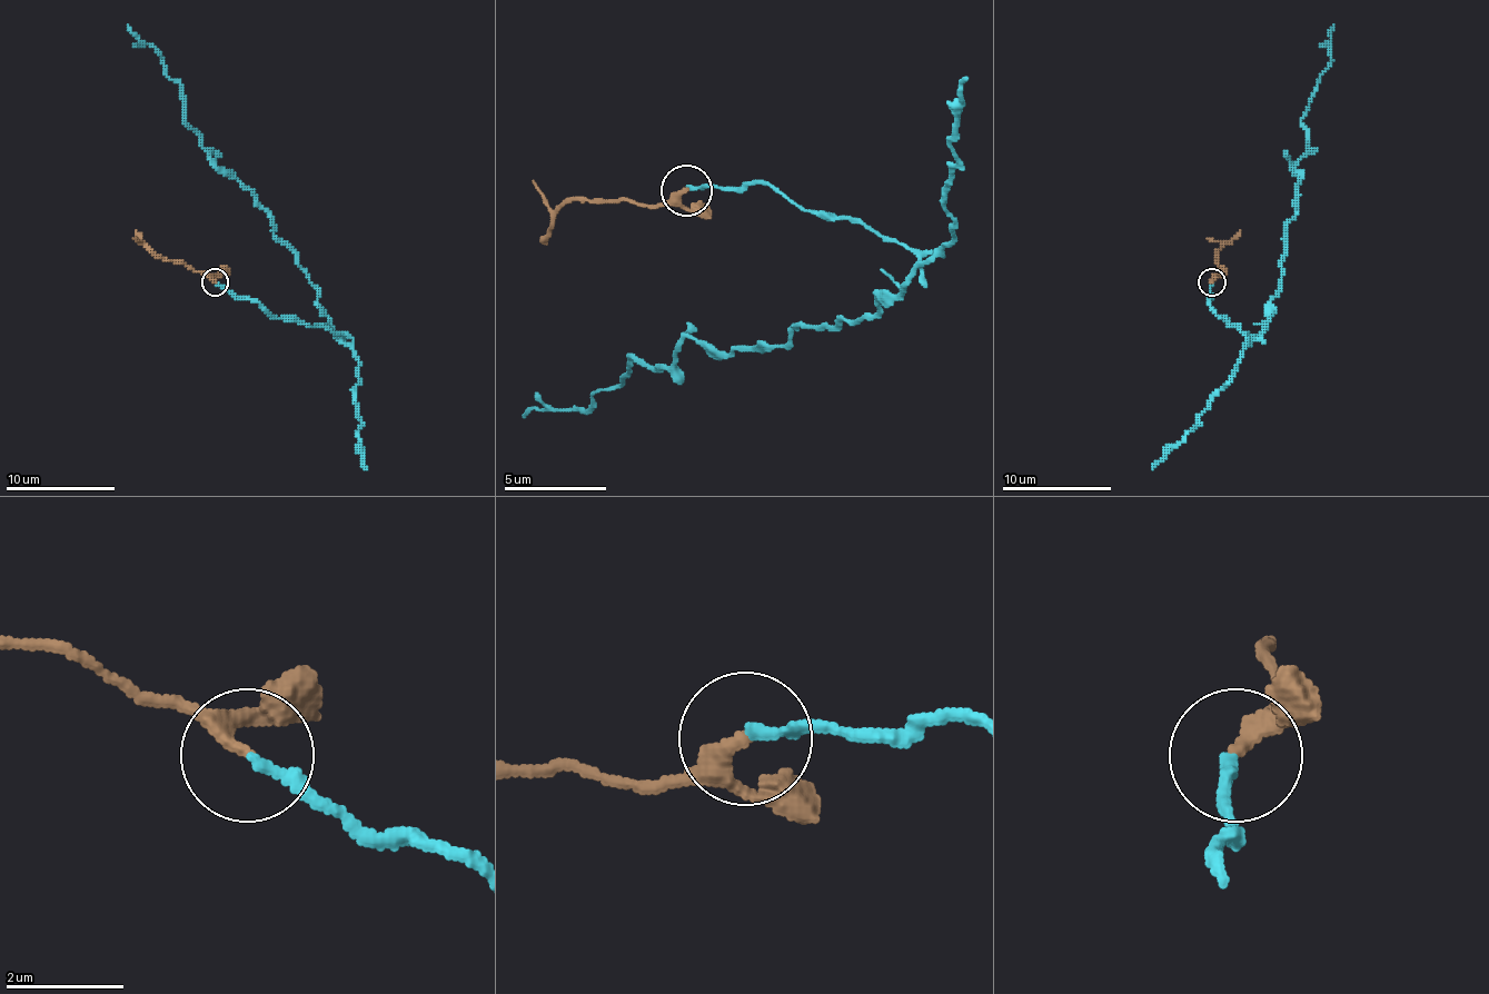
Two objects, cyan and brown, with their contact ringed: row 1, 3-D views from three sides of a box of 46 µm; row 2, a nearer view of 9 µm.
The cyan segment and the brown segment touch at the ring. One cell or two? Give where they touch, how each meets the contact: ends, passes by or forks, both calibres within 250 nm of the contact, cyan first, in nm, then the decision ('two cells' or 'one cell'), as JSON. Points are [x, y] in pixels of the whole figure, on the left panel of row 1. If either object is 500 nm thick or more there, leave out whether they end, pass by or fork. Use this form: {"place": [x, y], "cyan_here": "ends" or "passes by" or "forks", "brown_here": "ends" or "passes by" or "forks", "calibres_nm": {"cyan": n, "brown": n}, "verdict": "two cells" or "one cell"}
{"place": [215, 281], "cyan_here": "ends", "brown_here": "passes by", "calibres_nm": {"cyan": 200, "brown": 220}, "verdict": "one cell"}

